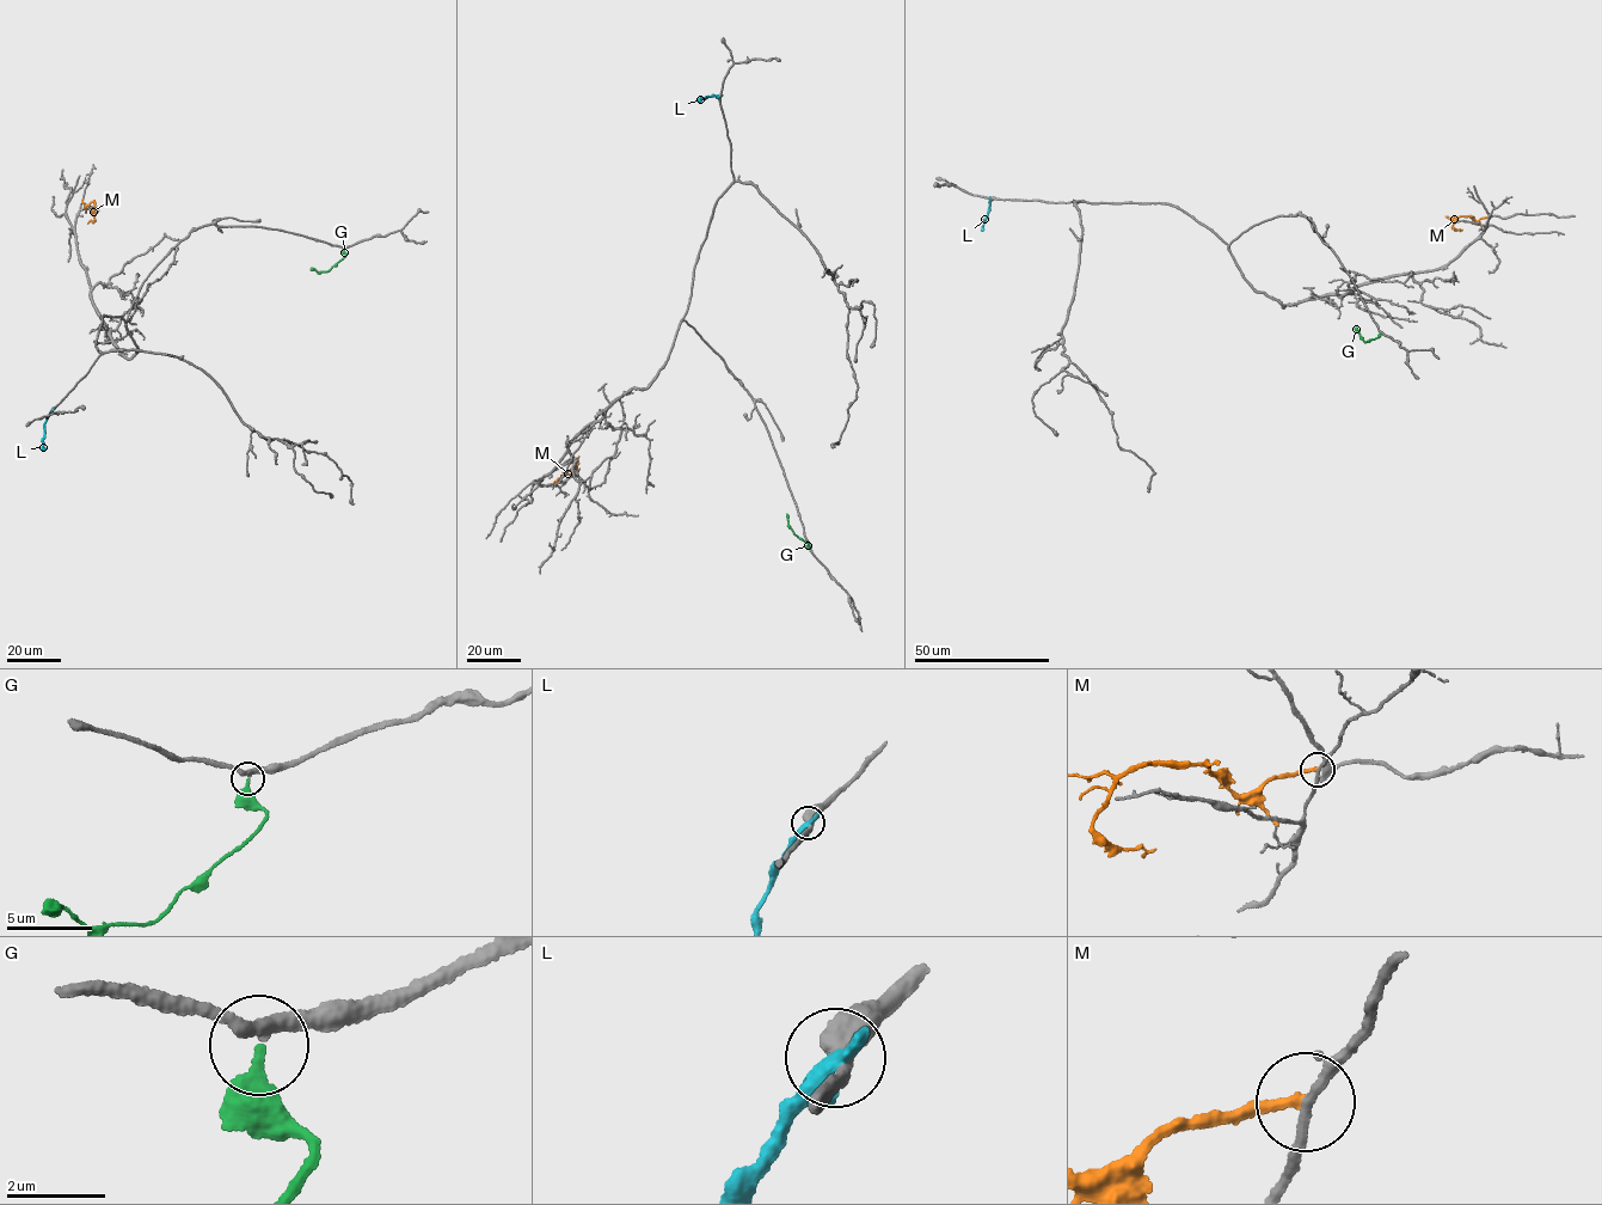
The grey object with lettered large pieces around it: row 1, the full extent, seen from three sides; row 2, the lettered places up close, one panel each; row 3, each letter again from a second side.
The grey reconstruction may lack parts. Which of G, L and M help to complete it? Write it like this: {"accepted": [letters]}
{"accepted": ["G"]}

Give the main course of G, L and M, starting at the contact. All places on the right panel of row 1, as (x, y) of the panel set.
G: (1381, 332), (1366, 342), (1355, 328)
L: (990, 197), (982, 231)
M: (1489, 216), (1475, 220), (1460, 215), (1453, 227), (1460, 231)

